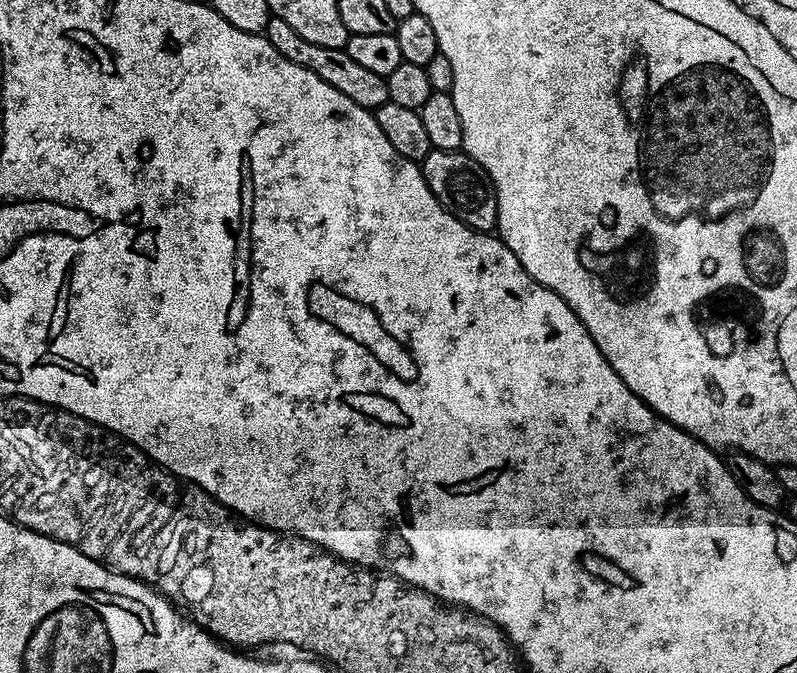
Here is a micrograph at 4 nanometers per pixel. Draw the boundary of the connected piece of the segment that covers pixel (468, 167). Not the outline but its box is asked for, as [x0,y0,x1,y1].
[422,148,498,233]

